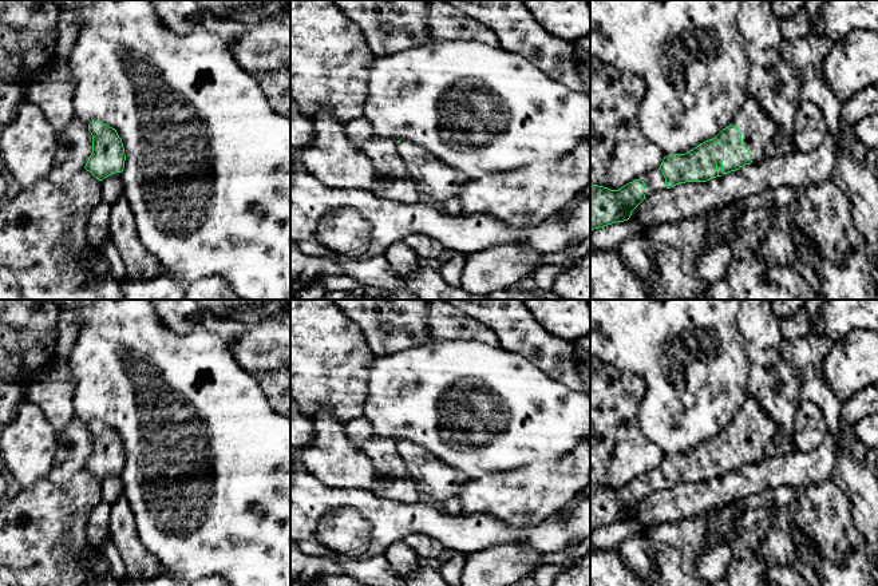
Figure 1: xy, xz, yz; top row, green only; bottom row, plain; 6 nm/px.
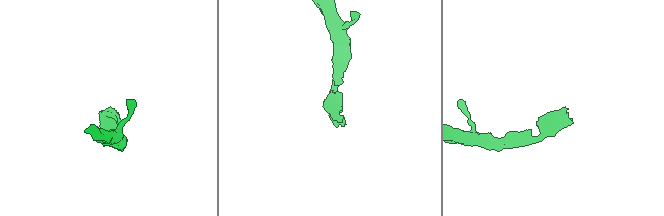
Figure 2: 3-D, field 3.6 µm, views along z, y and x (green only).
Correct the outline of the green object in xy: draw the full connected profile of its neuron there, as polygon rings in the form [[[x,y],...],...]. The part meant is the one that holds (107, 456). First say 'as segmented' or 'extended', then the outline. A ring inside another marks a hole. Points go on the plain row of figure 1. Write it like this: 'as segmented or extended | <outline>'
as segmented | [[[95,420],[88,424],[88,431],[92,435],[92,452],[84,468],[99,480],[115,472],[122,472],[126,454],[116,429]]]

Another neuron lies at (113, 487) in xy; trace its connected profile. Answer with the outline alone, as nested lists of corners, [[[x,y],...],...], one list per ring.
[[[112,474],[102,480],[103,500],[114,504],[124,494],[124,486],[120,475]]]

